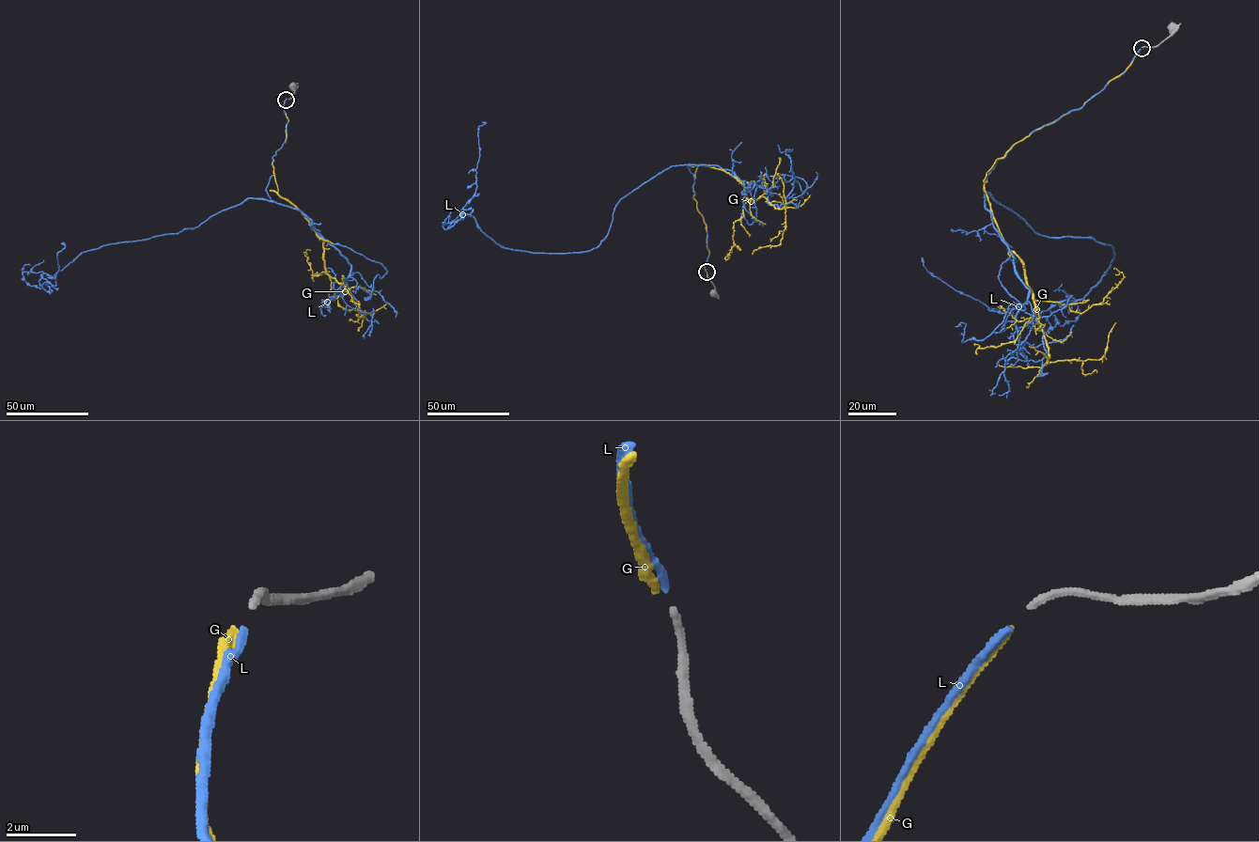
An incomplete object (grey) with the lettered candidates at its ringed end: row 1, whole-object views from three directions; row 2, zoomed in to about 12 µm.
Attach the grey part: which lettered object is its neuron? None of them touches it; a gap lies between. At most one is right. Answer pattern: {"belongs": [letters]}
{"belongs": ["L"]}

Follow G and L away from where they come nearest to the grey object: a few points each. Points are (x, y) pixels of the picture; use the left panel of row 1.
G: (285, 101), (286, 140), (272, 157), (277, 194), (323, 241), (325, 272), (364, 314), (342, 307), (332, 287)
L: (286, 101), (271, 200), (82, 252), (42, 274), (53, 286), (61, 243)

